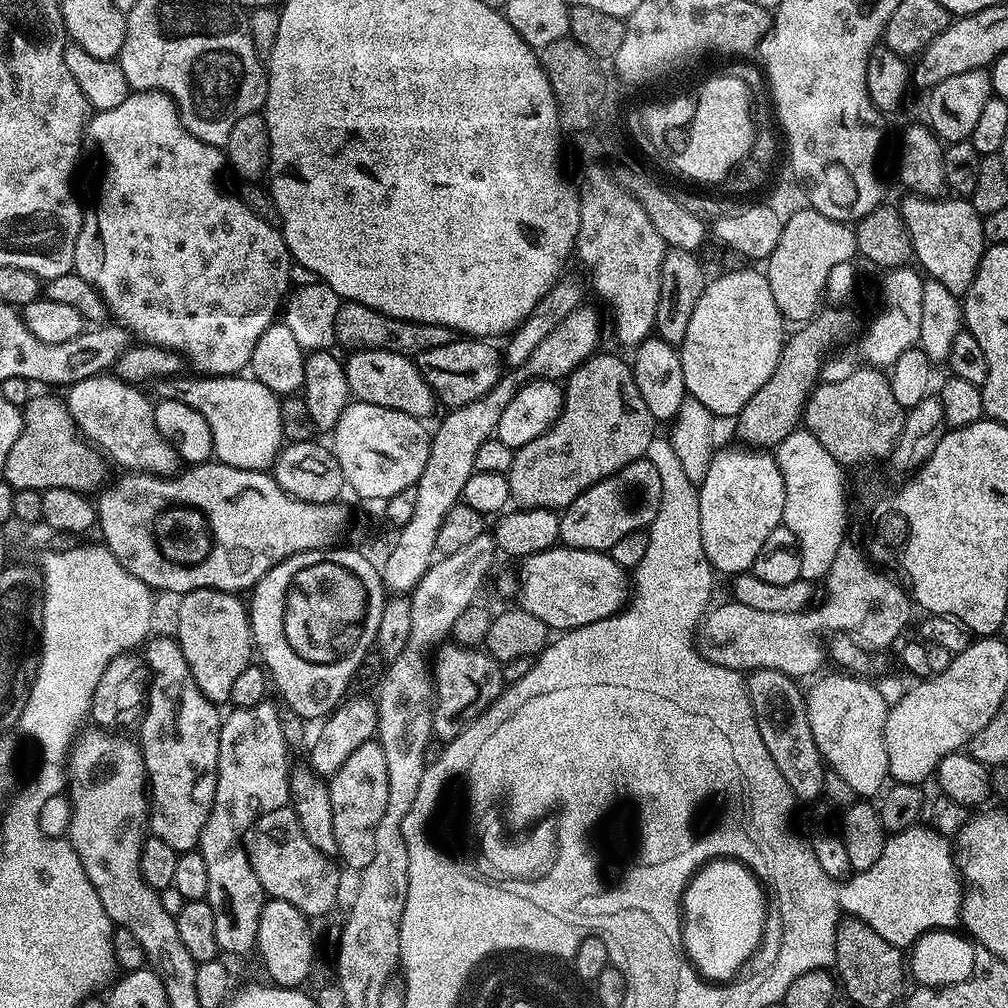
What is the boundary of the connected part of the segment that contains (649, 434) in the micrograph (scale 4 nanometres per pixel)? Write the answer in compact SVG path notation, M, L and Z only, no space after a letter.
M602 352L589 356L567 376L563 385L564 405L560 417L541 436L534 438L534 442L526 442L526 446L513 451L512 465L506 475L512 491L511 499L519 507L569 508L574 498L578 498L590 486L610 478L630 462L645 459L650 442L657 439L658 421L638 390L633 365L620 356Z

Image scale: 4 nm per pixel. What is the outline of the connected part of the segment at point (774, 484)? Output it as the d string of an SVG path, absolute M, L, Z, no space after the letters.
M752 446L739 447L719 449L708 463L706 478L698 485L702 546L717 573L751 573L758 554L784 518L786 490L775 455Z

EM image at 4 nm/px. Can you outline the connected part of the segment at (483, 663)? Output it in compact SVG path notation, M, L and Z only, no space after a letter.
M448 642L435 649L434 660L435 656L436 665L434 662L430 668L431 679L434 681L433 733L435 739L447 742L458 735L471 720L481 716L495 700L499 700L501 692L506 687L504 669L501 661L489 656L487 651L481 650L479 647L465 648Z

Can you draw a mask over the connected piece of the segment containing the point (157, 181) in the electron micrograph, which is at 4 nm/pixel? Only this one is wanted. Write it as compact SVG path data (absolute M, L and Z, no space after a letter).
M133 91L126 102L114 106L114 110L96 112L86 125L86 140L92 143L92 152L100 159L100 177L96 180L96 193L92 201L86 204L84 221L74 250L74 271L98 289L100 296L107 301L111 315L129 331L136 330L143 343L172 348L190 360L192 358L196 362L195 371L200 374L235 376L243 373L252 363L254 346L258 338L262 338L262 330L269 328L277 319L276 307L281 307L290 288L288 271L294 268L294 261L288 255L284 233L275 223L255 216L239 195L232 193L231 196L220 189L220 167L225 167L225 153L217 145L194 138L194 134L190 134L180 121L176 103L164 92Z

